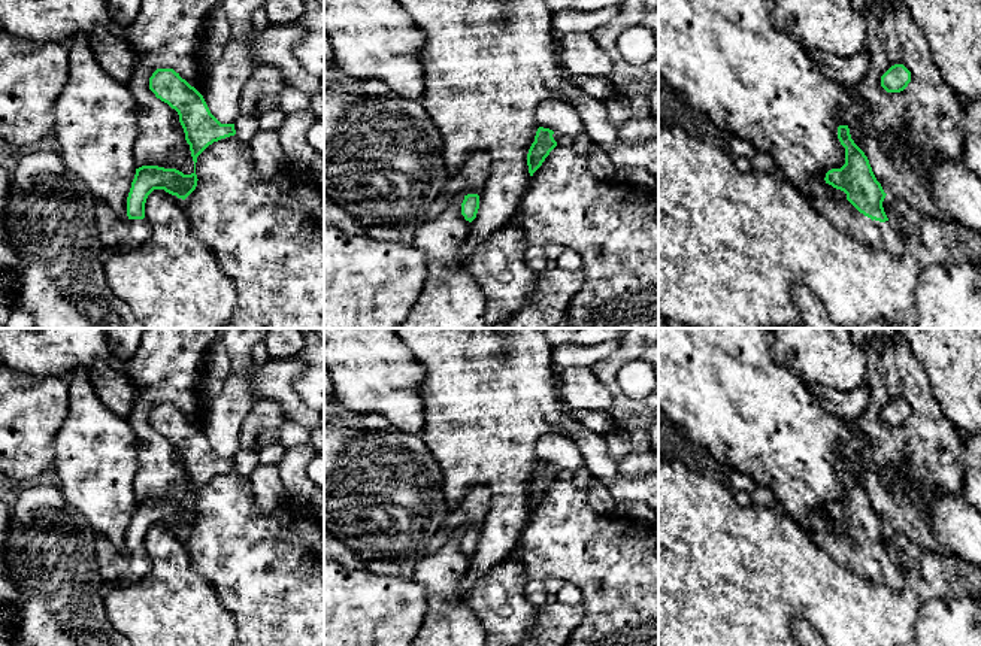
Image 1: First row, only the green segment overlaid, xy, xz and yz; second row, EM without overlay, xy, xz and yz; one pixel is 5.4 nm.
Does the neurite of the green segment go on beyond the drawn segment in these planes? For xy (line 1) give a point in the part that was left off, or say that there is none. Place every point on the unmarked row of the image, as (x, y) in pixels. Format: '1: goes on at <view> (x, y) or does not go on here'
1: goes on at xy (123, 570)

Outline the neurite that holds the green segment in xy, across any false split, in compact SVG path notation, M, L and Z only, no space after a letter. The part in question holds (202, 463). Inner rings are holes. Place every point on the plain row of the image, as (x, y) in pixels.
M157 403L149 412L149 424L179 449L194 495L194 506L184 509L176 503L142 500L136 503L127 531L127 555L121 555L106 537L96 542L96 555L105 585L121 588L137 583L151 571L145 552L145 537L154 524L185 534L197 521L197 491L214 476L236 468L234 458L221 458L209 445L203 430L173 403Z

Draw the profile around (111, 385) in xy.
M106 363L93 364L90 369L97 397L116 416L127 419L137 401L137 388L125 374Z

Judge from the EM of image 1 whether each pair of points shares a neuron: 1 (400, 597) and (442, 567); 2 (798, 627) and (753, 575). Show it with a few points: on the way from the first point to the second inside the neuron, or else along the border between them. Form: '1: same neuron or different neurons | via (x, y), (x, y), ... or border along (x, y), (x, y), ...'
1: different neurons | border along (411, 578), (426, 591), (424, 618)
2: different neurons | border along (790, 621), (807, 619), (817, 630)

